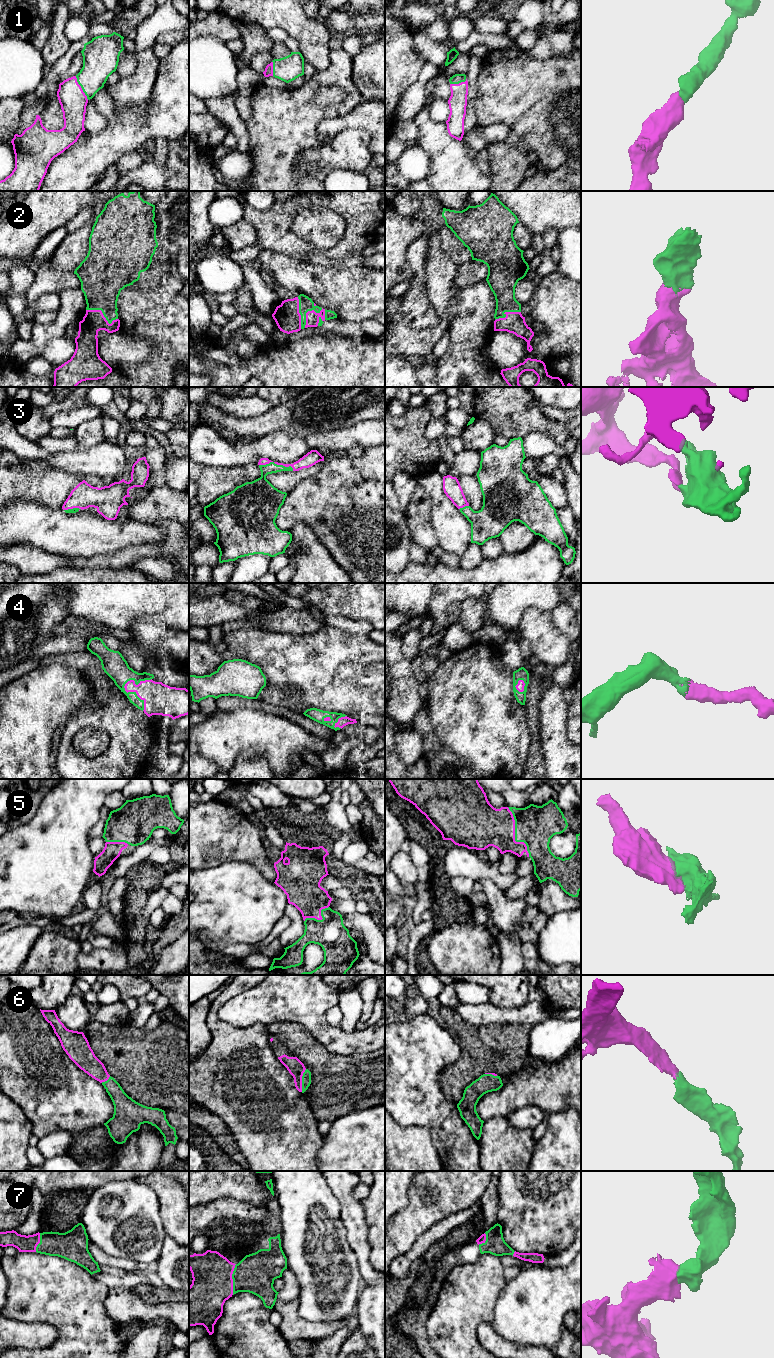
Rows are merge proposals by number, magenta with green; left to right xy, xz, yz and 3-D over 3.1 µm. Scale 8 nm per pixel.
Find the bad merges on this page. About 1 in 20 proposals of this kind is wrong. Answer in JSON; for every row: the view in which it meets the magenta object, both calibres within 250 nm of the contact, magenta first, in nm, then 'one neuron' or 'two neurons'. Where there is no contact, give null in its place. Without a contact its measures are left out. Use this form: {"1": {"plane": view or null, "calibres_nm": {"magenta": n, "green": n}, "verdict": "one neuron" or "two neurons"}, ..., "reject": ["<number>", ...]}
{"1": {"plane": "xy", "calibres_nm": {"magenta": 220, "green": 260}, "verdict": "one neuron"}, "2": {"plane": "xy", "calibres_nm": {"magenta": 170, "green": 320}, "verdict": "one neuron"}, "3": {"plane": "xz", "calibres_nm": {"magenta": 100, "green": 190}, "verdict": "one neuron"}, "4": {"plane": "xy", "calibres_nm": {"magenta": 260, "green": 190}, "verdict": "one neuron"}, "5": {"plane": "yz", "calibres_nm": {"magenta": 320, "green": 320}, "verdict": "one neuron"}, "6": {"plane": "xz", "calibres_nm": {"magenta": 140, "green": 80}, "verdict": "one neuron"}, "7": {"plane": "xz", "calibres_nm": {"magenta": 320, "green": 320}, "verdict": "one neuron"}, "reject": []}

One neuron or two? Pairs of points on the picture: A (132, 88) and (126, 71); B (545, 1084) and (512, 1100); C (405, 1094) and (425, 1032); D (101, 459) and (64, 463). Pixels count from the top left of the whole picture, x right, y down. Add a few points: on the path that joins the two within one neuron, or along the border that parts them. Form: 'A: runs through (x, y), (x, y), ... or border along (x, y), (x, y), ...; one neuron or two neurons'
A: border along (137, 56), (135, 71), (128, 76), (120, 78); two neurons
B: runs through (537, 1086), (526, 1087), (520, 1092); one neuron
C: runs through (405, 1079), (405, 1059), (417, 1047); one neuron
D: runs through (92, 461), (73, 462); one neuron

